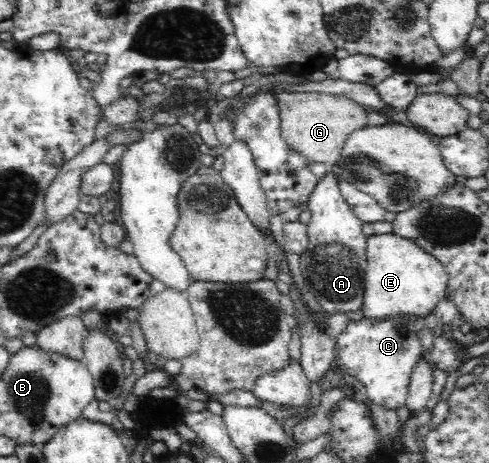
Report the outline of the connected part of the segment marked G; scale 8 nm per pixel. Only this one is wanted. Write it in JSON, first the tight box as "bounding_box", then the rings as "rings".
{"bounding_box":[276,91,371,167],"rings":[[[279,91],[276,96],[281,134],[289,147],[307,158],[309,163],[323,163],[328,167],[338,165],[347,137],[367,126],[367,114],[371,111],[340,95]]]}

